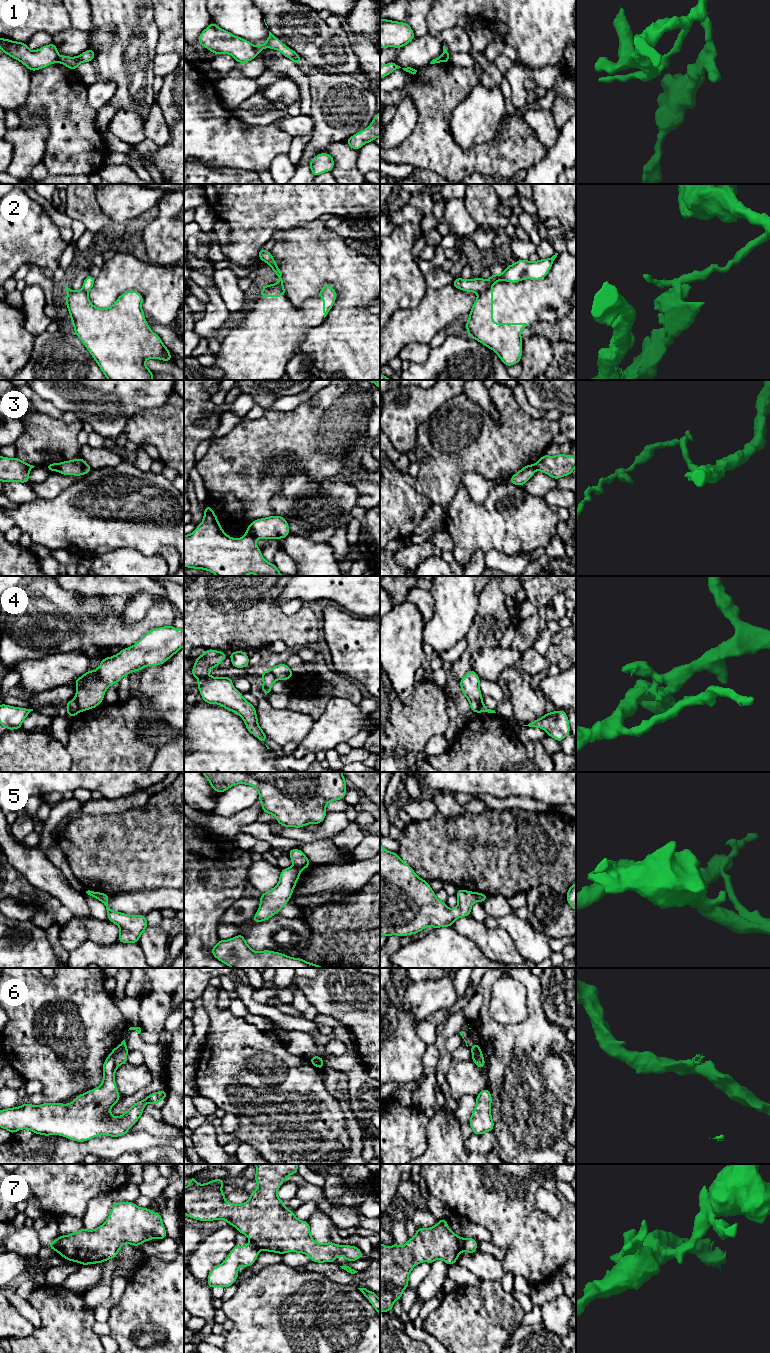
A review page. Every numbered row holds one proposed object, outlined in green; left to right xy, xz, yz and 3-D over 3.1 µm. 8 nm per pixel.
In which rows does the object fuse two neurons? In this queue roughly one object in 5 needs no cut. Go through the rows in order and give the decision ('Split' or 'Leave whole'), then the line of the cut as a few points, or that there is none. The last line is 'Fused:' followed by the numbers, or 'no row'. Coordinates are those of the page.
1: Split. Split along xz (254, 47), (258, 53)
2: Split. Split along yz (491, 286), (478, 294)
3: Split. Split along xz (246, 532), (255, 537)
4: Split. Split along xy (74, 699), (80, 711)
5: Split. Split along xz (293, 865), (300, 871)
6: Split. Split along yz (479, 1046), (471, 1049)
7: Split. Split along yz (462, 1238), (461, 1250)
Fused: 1, 2, 3, 4, 5, 6, 7

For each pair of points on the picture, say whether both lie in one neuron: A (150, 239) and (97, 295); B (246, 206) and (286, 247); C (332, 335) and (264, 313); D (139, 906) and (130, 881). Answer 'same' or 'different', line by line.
A: different
B: different
C: different
D: different

